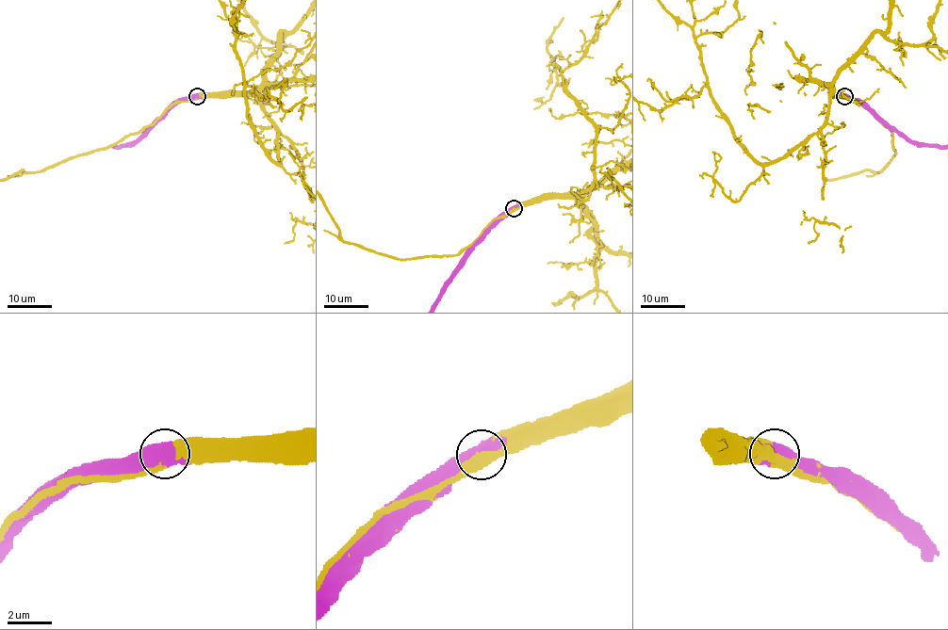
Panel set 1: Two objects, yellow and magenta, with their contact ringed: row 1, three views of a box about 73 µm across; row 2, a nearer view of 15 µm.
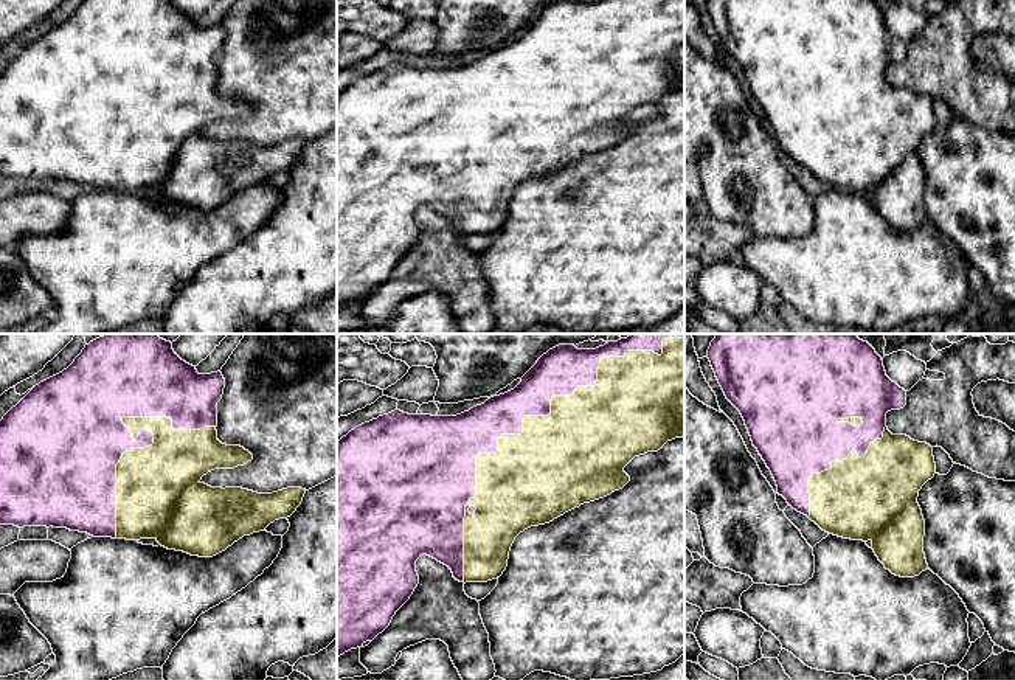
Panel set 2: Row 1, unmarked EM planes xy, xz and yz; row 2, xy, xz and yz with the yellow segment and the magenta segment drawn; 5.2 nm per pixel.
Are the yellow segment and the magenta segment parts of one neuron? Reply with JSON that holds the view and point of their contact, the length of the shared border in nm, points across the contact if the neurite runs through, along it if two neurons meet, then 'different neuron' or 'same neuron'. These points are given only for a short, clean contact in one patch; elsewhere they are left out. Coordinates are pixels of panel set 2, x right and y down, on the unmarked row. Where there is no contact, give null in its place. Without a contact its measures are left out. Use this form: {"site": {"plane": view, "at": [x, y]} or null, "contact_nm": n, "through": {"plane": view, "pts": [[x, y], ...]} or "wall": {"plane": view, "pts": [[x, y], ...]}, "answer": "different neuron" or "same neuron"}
{"site": {"plane": "xz", "at": [523, 81]}, "contact_nm": 1600, "answer": "same neuron"}

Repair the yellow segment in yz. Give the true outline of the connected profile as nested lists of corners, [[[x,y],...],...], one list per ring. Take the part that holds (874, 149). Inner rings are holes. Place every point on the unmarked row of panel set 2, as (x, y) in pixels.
[[[709,0],[708,11],[726,51],[740,64],[778,146],[793,161],[829,186],[871,193],[878,213],[895,228],[914,230],[928,222],[917,149],[936,126],[933,99],[888,82],[886,65],[906,57],[906,43],[886,28],[874,0]]]

